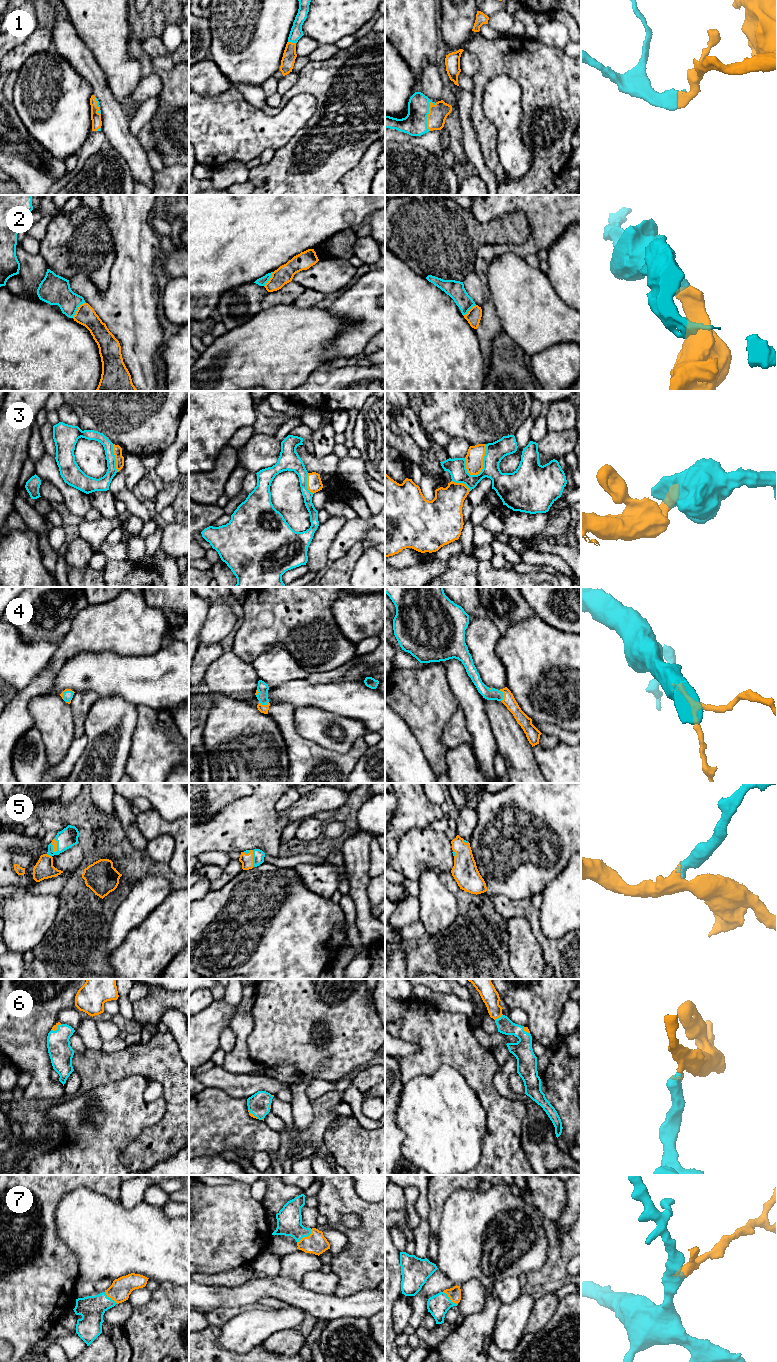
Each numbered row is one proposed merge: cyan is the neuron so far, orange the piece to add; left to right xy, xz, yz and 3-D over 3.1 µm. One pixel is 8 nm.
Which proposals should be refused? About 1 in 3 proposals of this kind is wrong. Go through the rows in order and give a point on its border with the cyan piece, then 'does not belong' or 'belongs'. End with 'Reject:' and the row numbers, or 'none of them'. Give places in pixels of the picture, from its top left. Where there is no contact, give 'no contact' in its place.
1: contact yz (427, 115); belongs
2: contact xy (77, 308); does not belong
3: contact yz (483, 463); does not belong
4: contact yz (502, 695); belongs
5: contact xz (253, 858); belongs
6: contact yz (498, 1018); belongs
7: contact xz (305, 1236); belongs
Reject: 2, 3

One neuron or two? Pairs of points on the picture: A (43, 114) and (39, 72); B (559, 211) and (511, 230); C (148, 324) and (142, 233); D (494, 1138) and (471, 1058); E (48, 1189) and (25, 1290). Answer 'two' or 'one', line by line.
A: one
B: two
C: one
D: one
E: one

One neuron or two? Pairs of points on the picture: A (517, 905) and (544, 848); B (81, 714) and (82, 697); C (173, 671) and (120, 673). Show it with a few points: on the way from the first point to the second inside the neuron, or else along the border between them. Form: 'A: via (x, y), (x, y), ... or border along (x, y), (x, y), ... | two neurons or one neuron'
A: border along (497, 894), (502, 894), (511, 899), (530, 899) | two neurons
B: via (81, 710), (82, 701) | one neuron
C: via (160, 673), (133, 673) | one neuron

